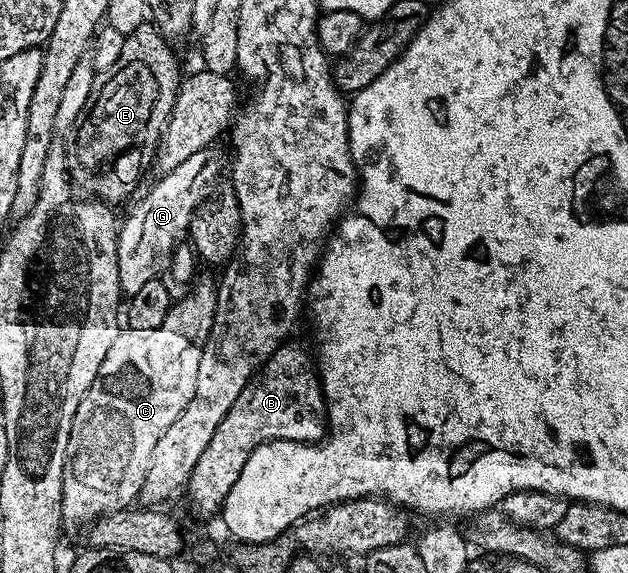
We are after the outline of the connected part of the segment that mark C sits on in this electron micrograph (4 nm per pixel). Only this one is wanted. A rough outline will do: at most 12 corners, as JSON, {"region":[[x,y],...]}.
{"region":[[197,280],[125,328],[78,403],[60,512],[129,508],[216,314]]}

